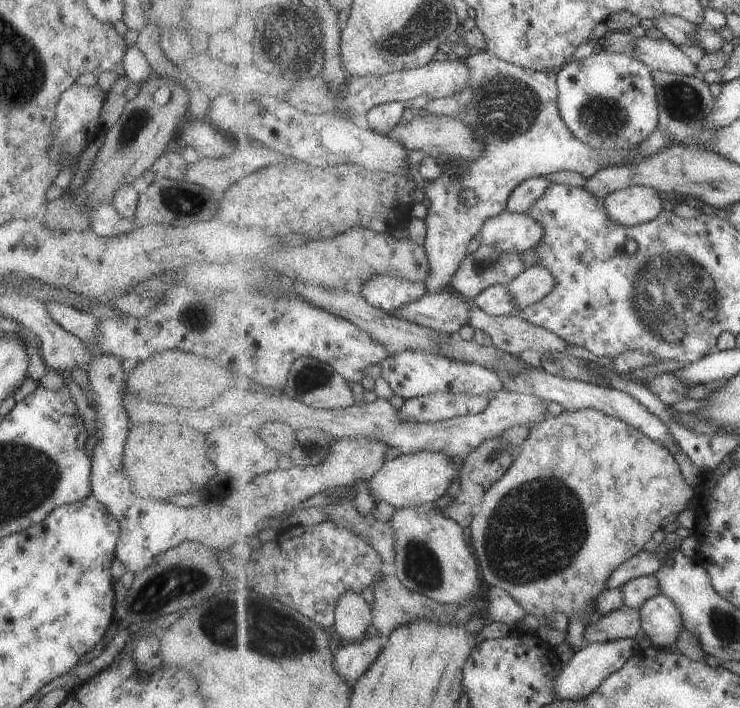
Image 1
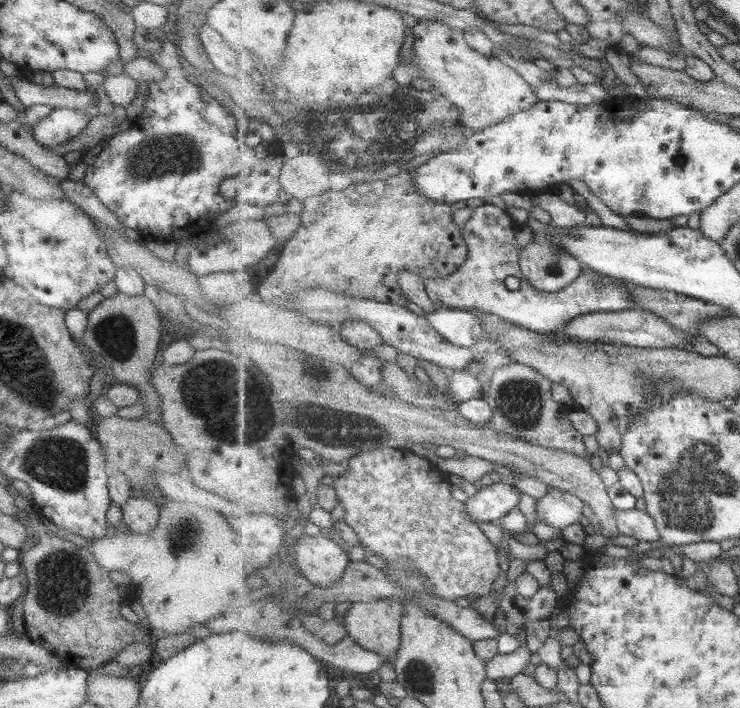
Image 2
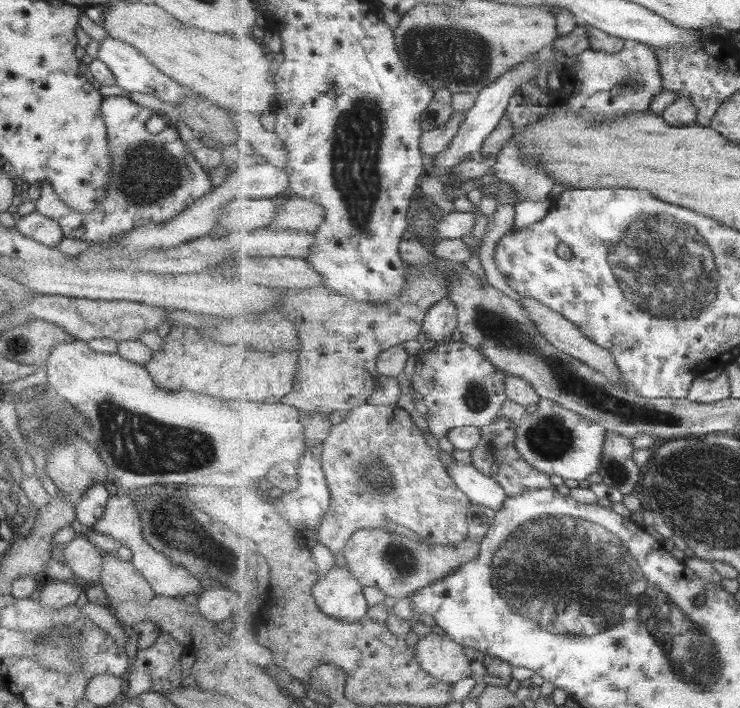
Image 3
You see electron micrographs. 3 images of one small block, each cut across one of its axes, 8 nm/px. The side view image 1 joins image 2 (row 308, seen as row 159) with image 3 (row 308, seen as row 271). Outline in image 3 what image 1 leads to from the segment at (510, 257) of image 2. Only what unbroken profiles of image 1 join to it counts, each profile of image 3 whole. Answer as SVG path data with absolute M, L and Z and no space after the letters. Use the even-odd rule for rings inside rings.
M447 297L435 303L428 310L423 323L422 330L427 338L434 341L451 339L453 333L458 330L458 312L455 301Z

